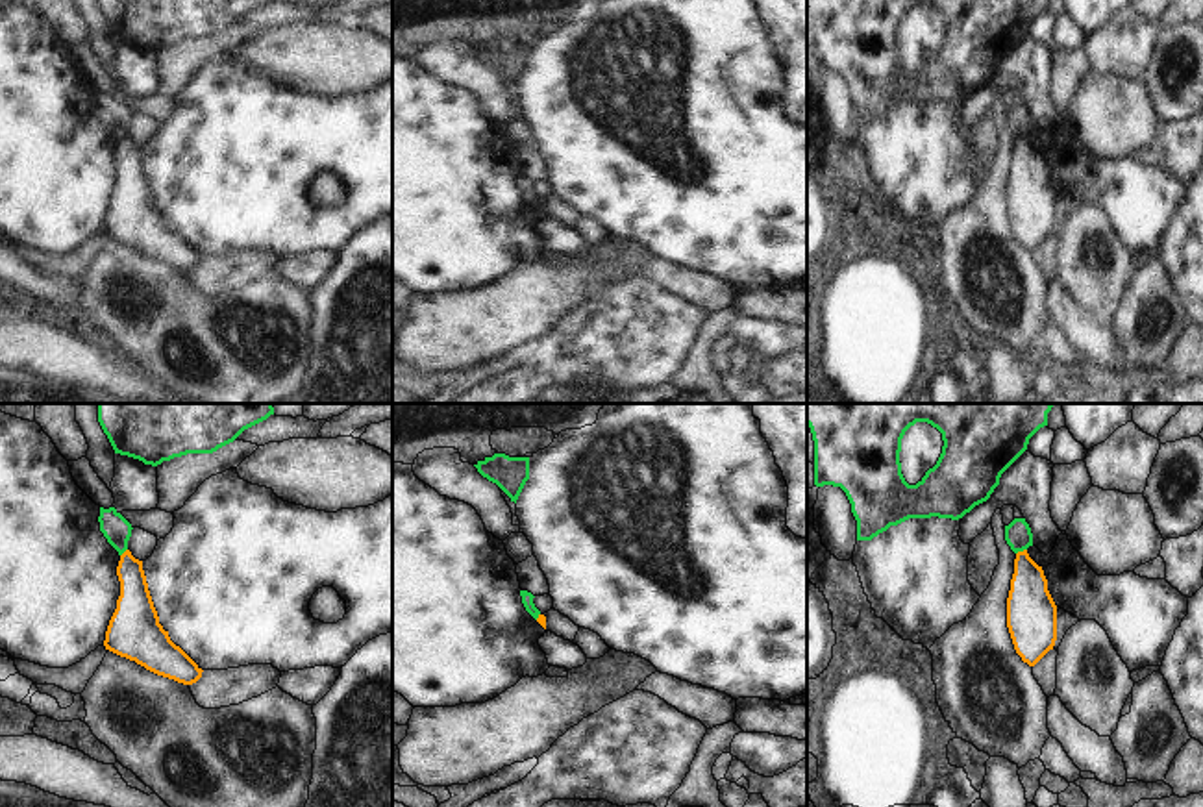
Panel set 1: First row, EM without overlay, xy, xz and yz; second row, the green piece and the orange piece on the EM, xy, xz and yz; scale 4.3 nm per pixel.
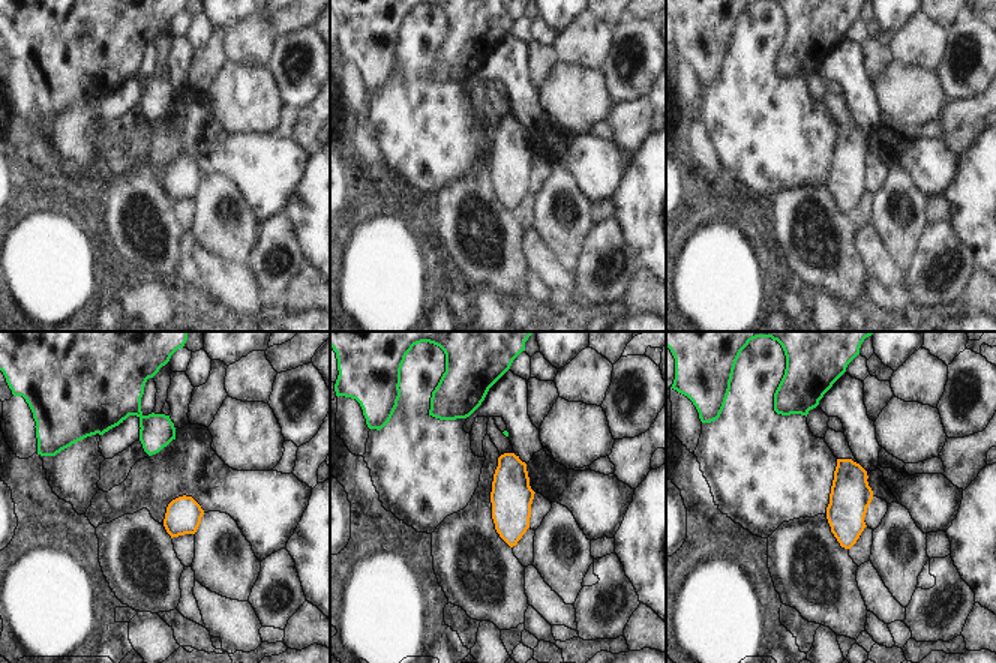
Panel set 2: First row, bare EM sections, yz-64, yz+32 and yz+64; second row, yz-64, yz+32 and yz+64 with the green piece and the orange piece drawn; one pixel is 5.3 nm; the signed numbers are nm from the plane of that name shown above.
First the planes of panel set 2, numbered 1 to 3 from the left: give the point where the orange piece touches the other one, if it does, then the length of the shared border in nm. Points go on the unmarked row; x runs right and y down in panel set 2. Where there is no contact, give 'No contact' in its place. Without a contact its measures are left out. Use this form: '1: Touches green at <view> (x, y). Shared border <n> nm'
1: No contact
2: No contact
3: No contact

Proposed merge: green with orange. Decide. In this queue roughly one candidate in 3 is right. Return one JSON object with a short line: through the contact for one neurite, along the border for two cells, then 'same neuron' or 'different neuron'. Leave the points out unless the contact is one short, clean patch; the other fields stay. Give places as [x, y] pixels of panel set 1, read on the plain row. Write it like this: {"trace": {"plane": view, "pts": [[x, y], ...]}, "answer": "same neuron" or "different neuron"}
{"trace": {"plane": "yz", "pts": [[1026, 134], [1016, 139]]}, "answer": "different neuron"}

